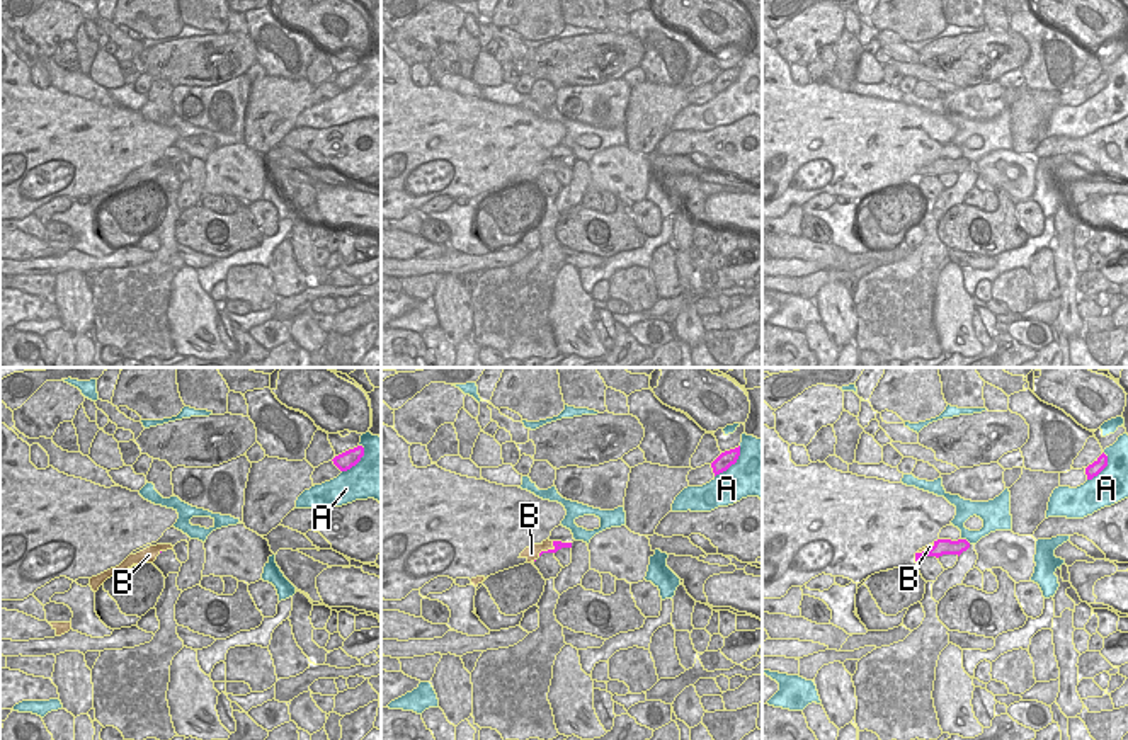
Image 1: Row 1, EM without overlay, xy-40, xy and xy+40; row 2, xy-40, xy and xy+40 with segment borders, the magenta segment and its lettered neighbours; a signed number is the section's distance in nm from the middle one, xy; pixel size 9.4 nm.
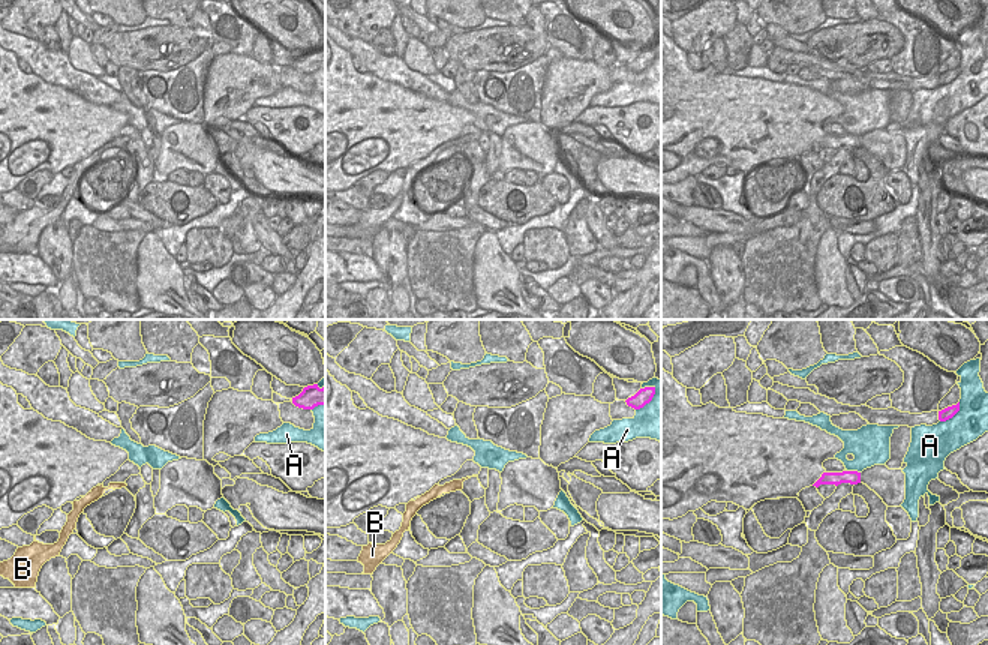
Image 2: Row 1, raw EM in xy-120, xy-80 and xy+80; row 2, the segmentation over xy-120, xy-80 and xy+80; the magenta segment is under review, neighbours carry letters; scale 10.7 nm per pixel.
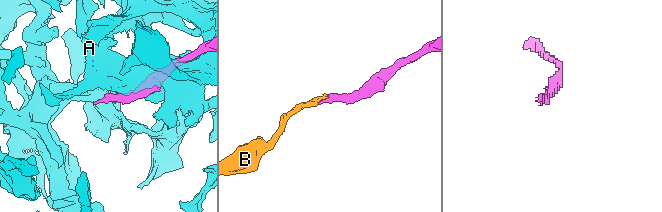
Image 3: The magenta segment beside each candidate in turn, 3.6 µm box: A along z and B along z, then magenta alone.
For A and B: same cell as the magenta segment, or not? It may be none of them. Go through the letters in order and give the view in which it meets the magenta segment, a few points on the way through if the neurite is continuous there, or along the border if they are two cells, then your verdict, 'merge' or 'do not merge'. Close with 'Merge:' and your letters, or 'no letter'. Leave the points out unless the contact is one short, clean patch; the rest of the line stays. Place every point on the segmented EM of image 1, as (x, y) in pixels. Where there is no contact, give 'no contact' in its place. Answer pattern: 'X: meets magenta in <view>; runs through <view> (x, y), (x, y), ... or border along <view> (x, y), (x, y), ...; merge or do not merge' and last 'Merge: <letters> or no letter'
A: meets magenta in xy; do not merge
B: meets magenta in xy; runs through xy (558, 545), (548, 550), (531, 553); merge
Merge: B

